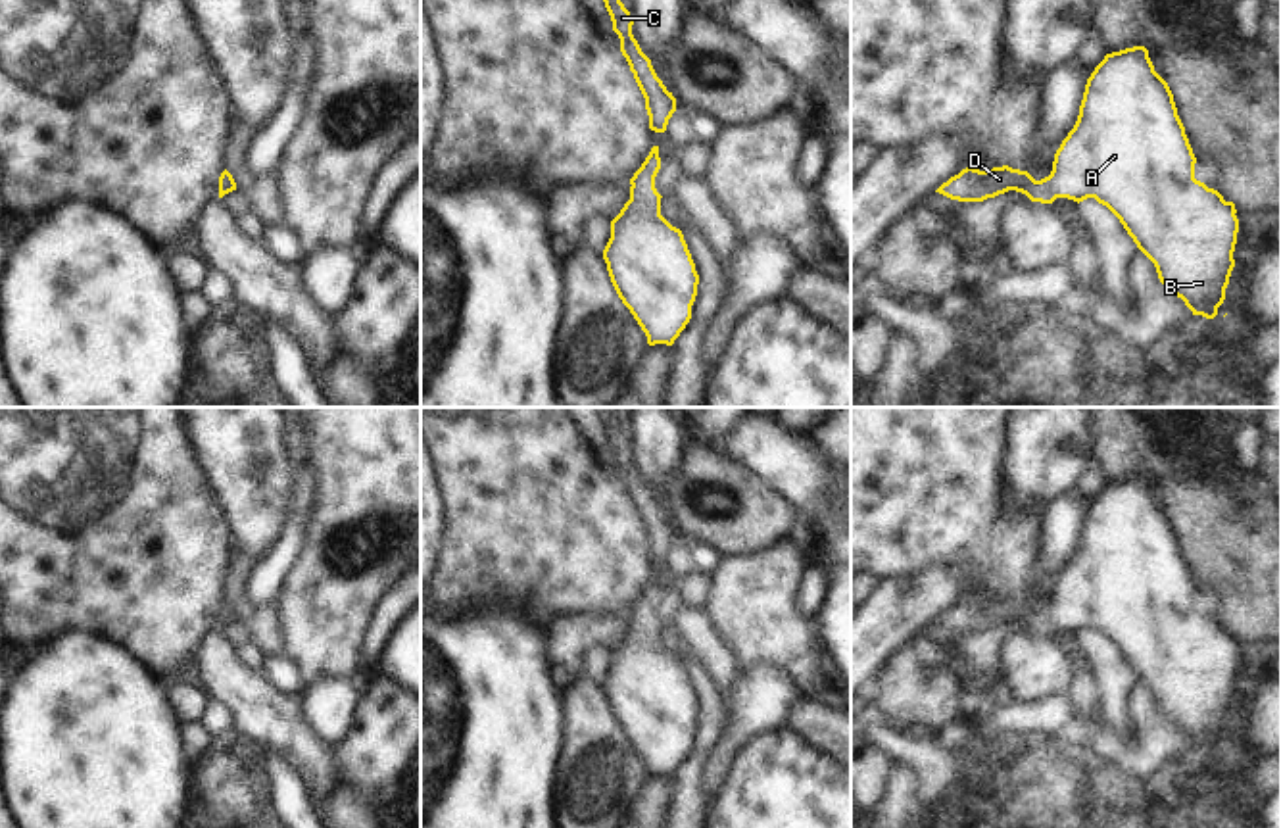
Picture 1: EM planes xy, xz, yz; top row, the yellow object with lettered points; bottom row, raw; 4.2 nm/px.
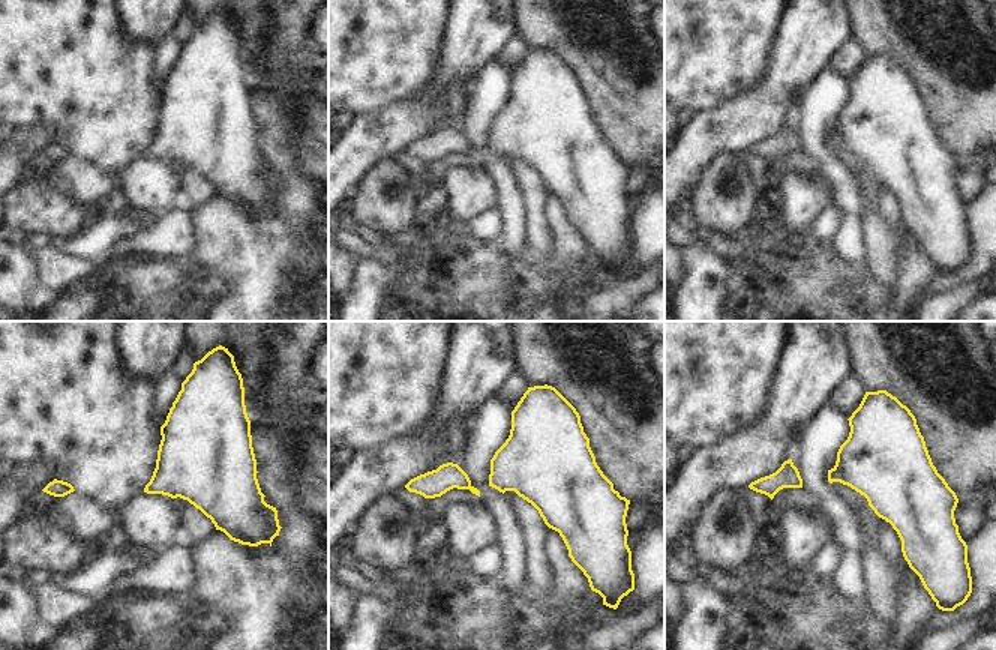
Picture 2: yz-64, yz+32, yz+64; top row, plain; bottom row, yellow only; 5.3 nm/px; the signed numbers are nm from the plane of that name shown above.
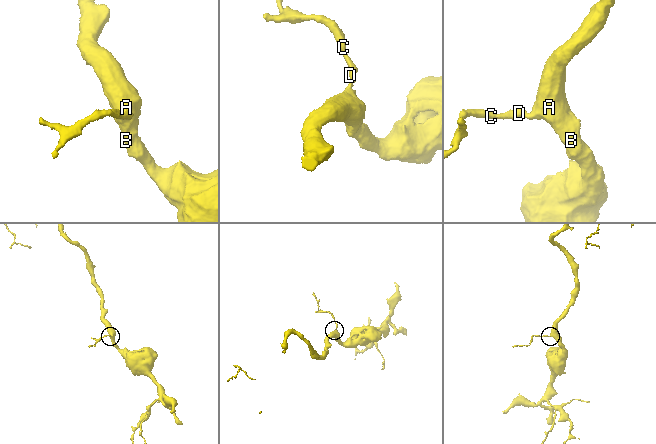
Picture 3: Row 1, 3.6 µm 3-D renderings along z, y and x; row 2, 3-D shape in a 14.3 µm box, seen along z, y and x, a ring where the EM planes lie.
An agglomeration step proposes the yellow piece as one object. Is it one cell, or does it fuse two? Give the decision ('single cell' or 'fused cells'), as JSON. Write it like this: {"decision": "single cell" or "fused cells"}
{"decision": "single cell"}

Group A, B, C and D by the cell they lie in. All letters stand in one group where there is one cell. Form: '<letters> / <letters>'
A B C D

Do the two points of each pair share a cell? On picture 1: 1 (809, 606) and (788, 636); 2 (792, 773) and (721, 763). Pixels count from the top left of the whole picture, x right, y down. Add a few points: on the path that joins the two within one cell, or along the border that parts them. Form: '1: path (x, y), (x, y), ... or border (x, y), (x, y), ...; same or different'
1: border (805, 569), (796, 606), (811, 619); different
2: border (761, 734), (740, 748), (723, 784), (707, 805); different

